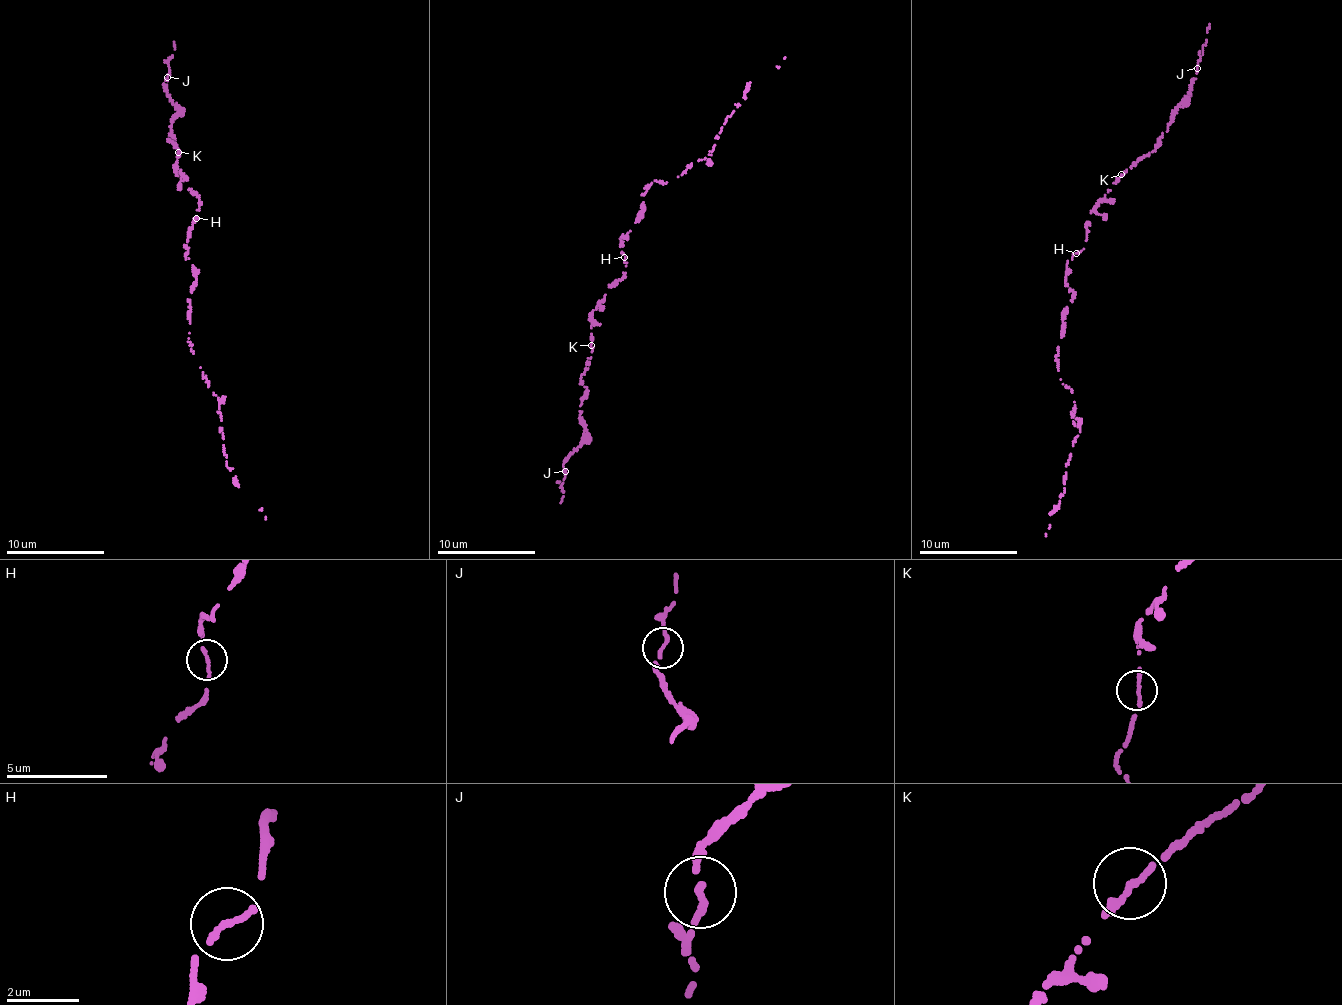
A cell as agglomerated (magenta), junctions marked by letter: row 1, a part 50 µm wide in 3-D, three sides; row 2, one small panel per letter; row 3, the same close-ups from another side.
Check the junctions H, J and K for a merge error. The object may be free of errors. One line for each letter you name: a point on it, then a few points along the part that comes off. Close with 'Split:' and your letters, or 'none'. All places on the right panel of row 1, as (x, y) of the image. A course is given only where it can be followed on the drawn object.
H: Place: (1076, 253)
Split: H

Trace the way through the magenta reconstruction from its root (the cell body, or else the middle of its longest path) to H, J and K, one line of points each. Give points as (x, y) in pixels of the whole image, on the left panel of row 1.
H: (186, 245), (192, 222), (197, 218)
J: (186, 245), (199, 197), (188, 190), (175, 165), (180, 151), (169, 141), (179, 110), (163, 84), (167, 77)
K: (186, 245), (192, 222), (197, 217), (199, 197), (188, 190), (187, 178), (175, 165), (178, 152)

